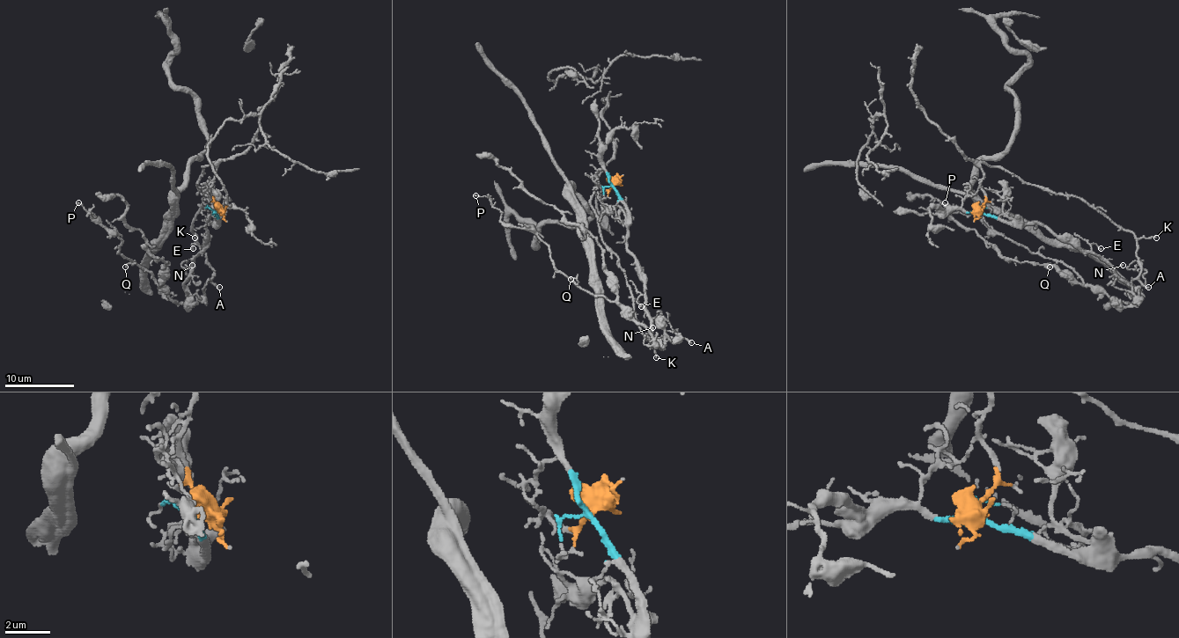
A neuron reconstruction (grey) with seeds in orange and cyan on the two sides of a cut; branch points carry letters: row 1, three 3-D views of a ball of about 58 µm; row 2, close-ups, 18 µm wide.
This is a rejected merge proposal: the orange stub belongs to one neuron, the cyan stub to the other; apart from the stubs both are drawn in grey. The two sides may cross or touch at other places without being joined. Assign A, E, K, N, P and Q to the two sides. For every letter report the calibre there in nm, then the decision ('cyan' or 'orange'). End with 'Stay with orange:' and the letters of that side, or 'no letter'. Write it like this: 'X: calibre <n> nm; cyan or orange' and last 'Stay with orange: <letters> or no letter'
A: calibre 160 nm; orange
E: calibre 110 nm; cyan
K: calibre 140 nm; orange
N: calibre 80 nm; cyan
P: calibre 140 nm; cyan
Q: calibre 120 nm; cyan
Stay with orange: A, K

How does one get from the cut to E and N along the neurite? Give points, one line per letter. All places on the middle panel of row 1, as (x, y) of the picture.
E: (613, 186), (627, 211), (627, 247), (637, 261), (644, 293), (637, 301), (642, 306)
N: (613, 186), (627, 211), (627, 247), (637, 261), (646, 310), (652, 318), (652, 327)

